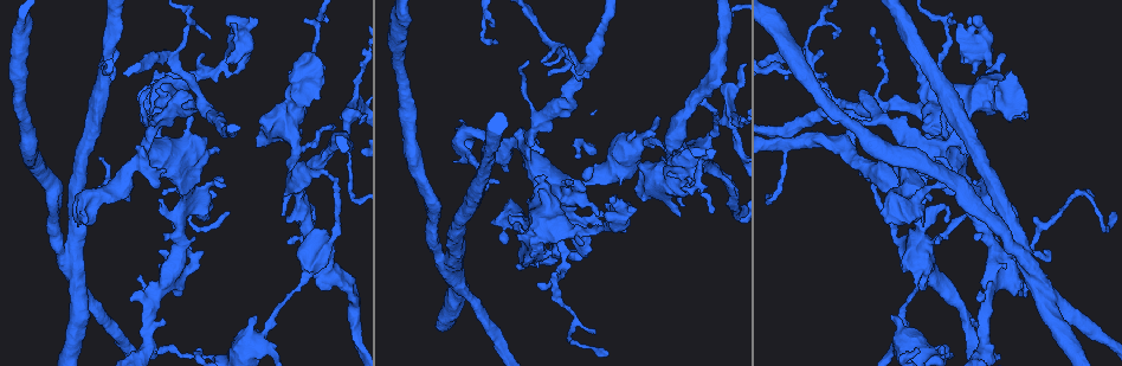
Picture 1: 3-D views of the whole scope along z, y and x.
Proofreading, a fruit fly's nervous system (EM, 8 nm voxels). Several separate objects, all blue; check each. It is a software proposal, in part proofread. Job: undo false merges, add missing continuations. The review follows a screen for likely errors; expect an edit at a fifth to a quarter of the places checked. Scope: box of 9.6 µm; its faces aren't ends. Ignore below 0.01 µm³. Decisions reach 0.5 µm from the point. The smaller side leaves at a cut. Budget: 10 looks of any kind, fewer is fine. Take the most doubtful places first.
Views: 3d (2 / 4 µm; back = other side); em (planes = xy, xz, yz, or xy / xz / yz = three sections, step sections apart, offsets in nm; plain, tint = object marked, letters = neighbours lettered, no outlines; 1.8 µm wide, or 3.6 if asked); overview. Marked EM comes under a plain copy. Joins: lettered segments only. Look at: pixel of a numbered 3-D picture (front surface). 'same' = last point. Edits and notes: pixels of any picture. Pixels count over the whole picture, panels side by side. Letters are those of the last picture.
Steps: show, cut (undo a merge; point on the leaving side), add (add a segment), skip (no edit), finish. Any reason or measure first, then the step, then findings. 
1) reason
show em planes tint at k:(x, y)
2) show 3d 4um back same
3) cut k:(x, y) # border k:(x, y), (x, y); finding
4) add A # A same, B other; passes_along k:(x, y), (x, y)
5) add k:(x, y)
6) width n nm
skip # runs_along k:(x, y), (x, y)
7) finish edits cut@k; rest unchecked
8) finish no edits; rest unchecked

sudden change in width
show 3d 4um back at 1:(1018, 112)

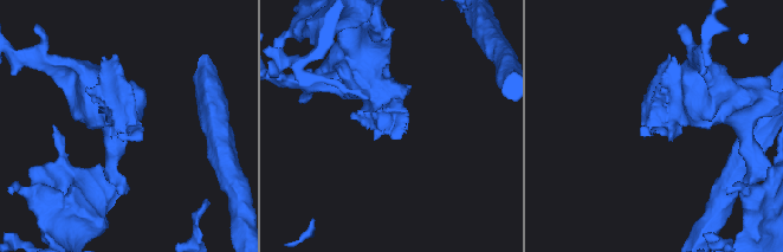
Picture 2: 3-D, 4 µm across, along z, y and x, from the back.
now the EM
show em planes tint at 2:(117, 123)

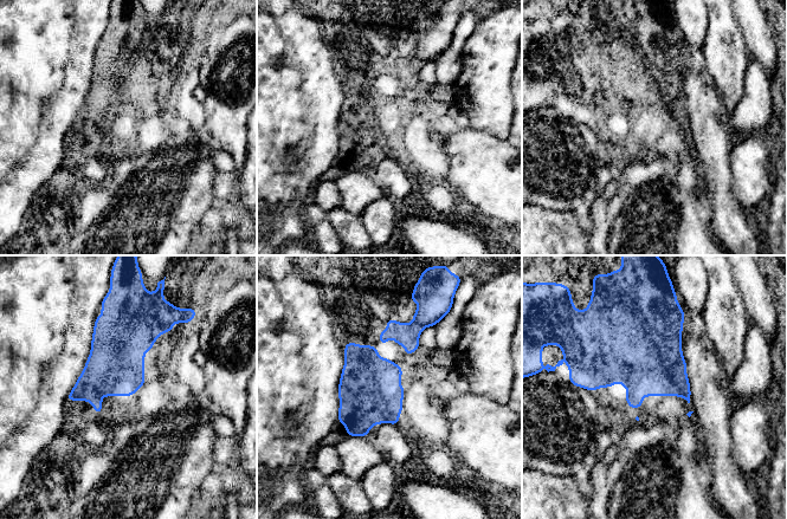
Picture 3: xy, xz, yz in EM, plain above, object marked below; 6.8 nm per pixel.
see the neighbours
show em planes letters same

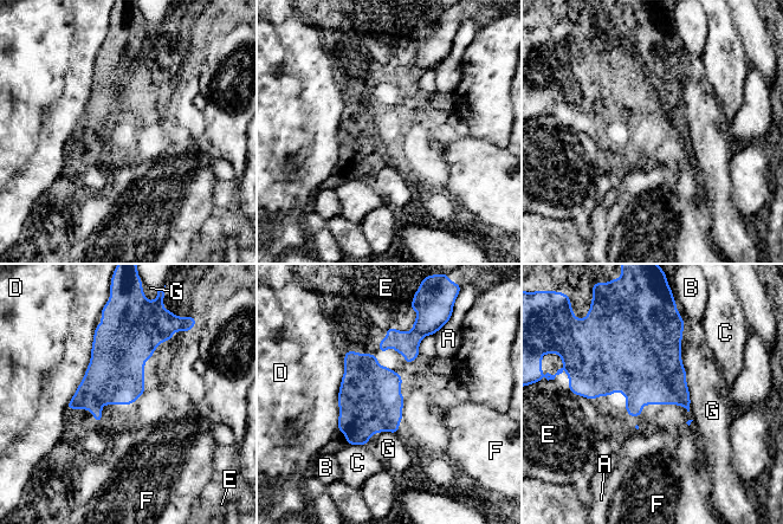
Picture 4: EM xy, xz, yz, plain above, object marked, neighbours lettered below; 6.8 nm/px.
skip # A other, B other, C other, D other, E other, F other, G other; border 4:(684, 323), (681, 363), (691, 406); one cell here

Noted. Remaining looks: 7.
sharp bend
show 3d 4um at 1:(315, 260)

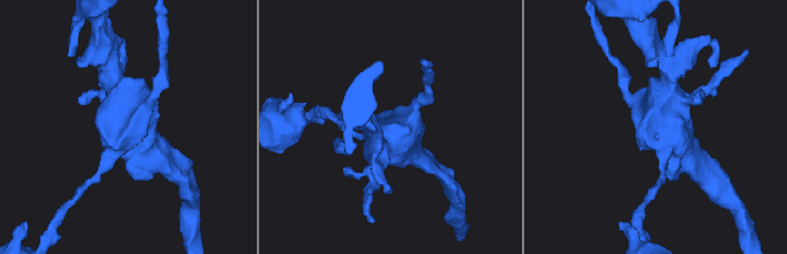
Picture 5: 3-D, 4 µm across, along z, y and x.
now the EM
show em 3.6um xz step 16 tint at 5:(666, 128)

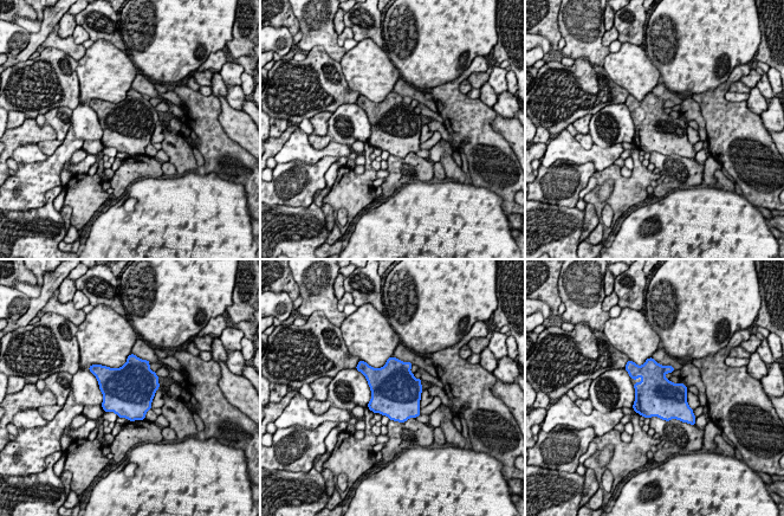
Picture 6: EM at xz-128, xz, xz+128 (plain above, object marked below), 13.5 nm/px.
another direction
show em 3.6um planes letters same

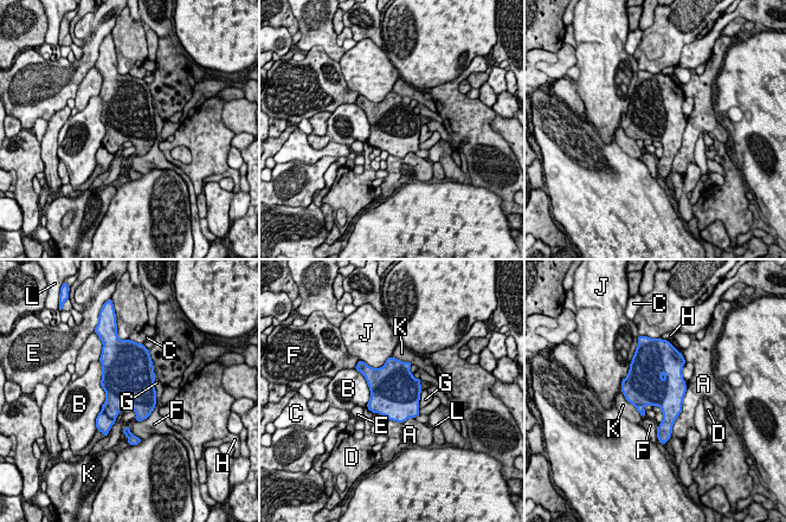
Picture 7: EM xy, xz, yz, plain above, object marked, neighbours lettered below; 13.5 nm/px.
cut 7:(103, 423) # A other, B other, C other, D other, E other, F other, G other, H other, J other, K other, L other; border 7:(102, 410), (114, 419); two cells meet here

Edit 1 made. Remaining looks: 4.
show overview

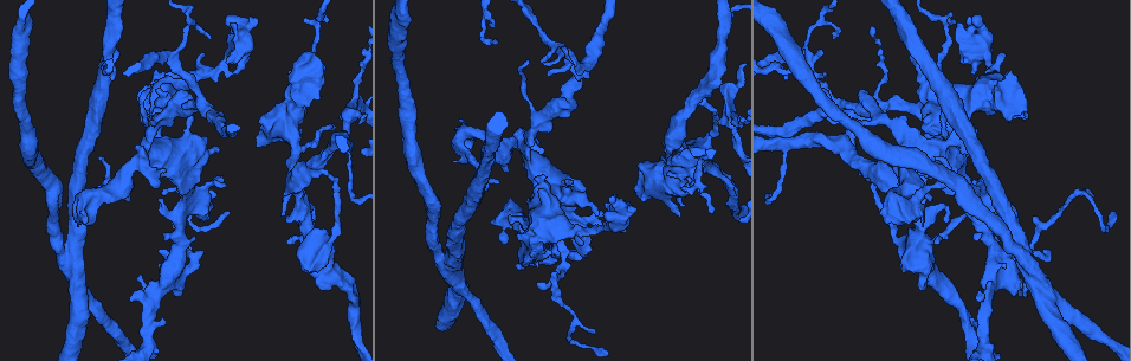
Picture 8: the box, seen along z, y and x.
three arms meet
show em xy step 8 letters at 8:(896, 202)

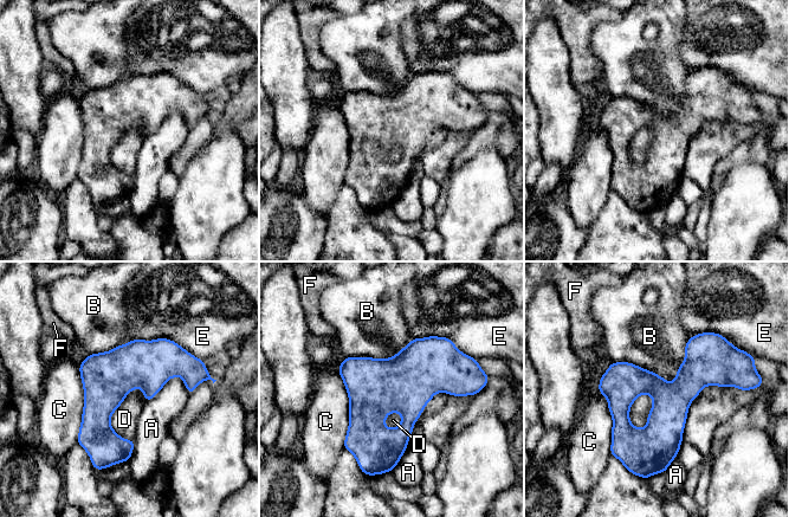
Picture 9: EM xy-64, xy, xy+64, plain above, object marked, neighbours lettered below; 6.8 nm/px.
cut it another way
show em yz step 8 letters same

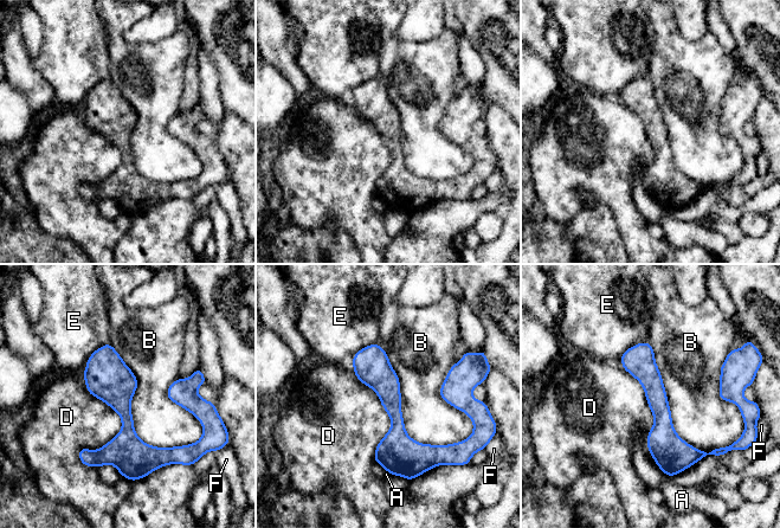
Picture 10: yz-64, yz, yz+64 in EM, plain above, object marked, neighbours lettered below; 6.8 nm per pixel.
longest_contact B 900 nm
skip # A other, B other, D other, E other, F other; continuous, no second cell

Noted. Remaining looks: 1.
finish edits cut@7; rest unchecked

